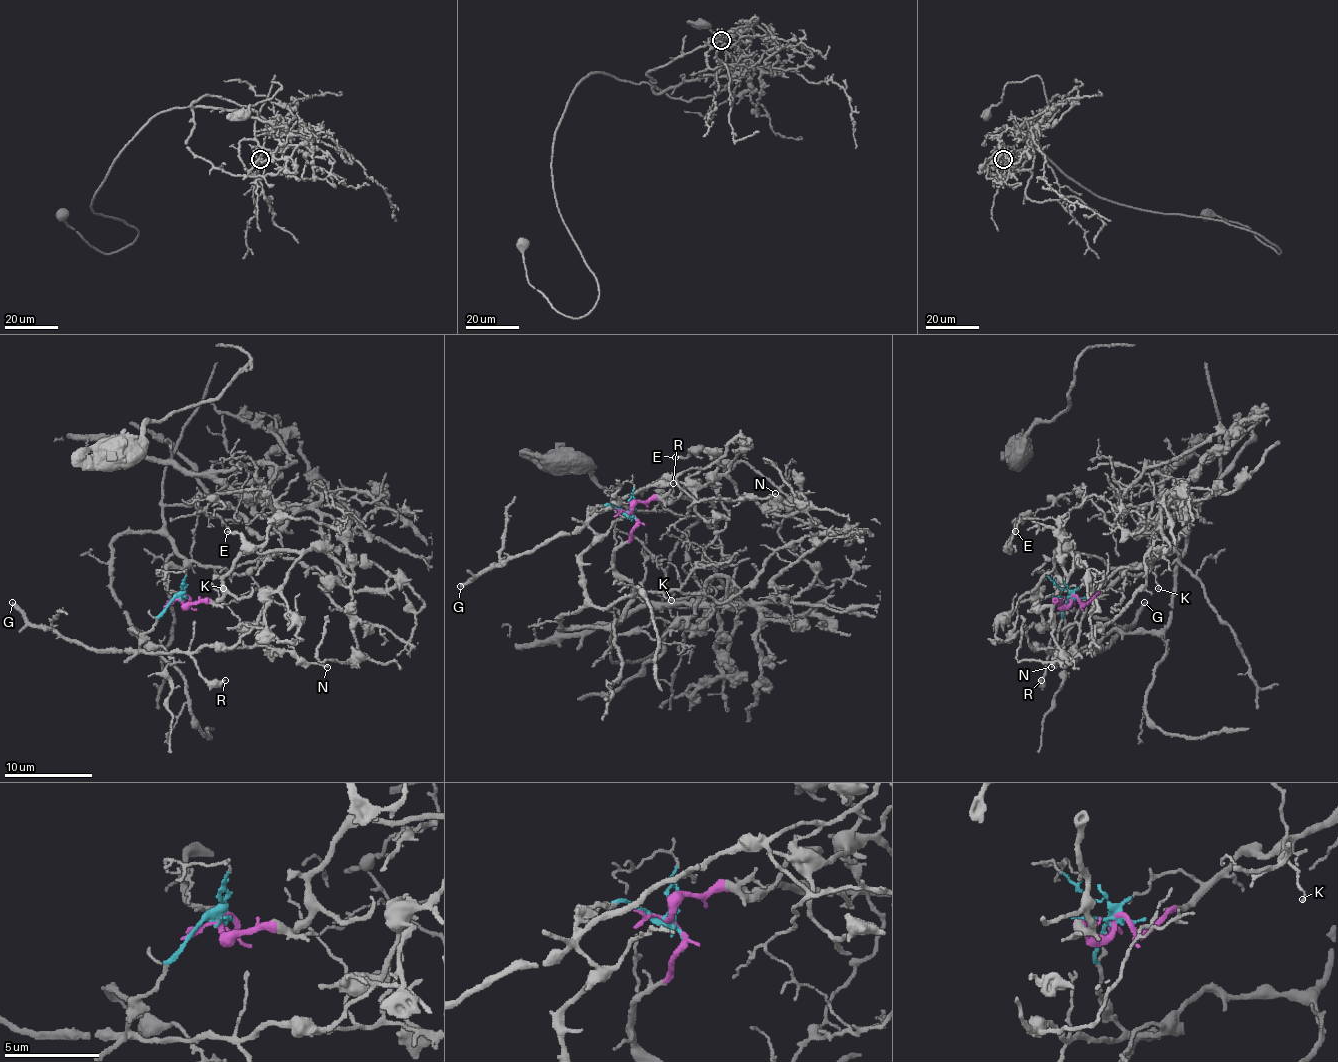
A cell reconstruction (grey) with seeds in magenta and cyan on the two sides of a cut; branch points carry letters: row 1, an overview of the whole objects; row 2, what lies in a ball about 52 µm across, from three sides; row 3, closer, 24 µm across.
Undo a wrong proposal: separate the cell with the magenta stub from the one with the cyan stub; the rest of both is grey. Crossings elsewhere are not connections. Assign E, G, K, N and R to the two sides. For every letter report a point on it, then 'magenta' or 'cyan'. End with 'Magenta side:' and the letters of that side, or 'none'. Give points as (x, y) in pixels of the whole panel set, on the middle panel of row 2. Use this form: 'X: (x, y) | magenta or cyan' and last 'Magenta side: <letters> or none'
E: (675, 457) | magenta
G: (460, 586) | cyan
K: (671, 600) | magenta
N: (775, 493) | cyan
R: (673, 483) | cyan
Magenta side: E, K

